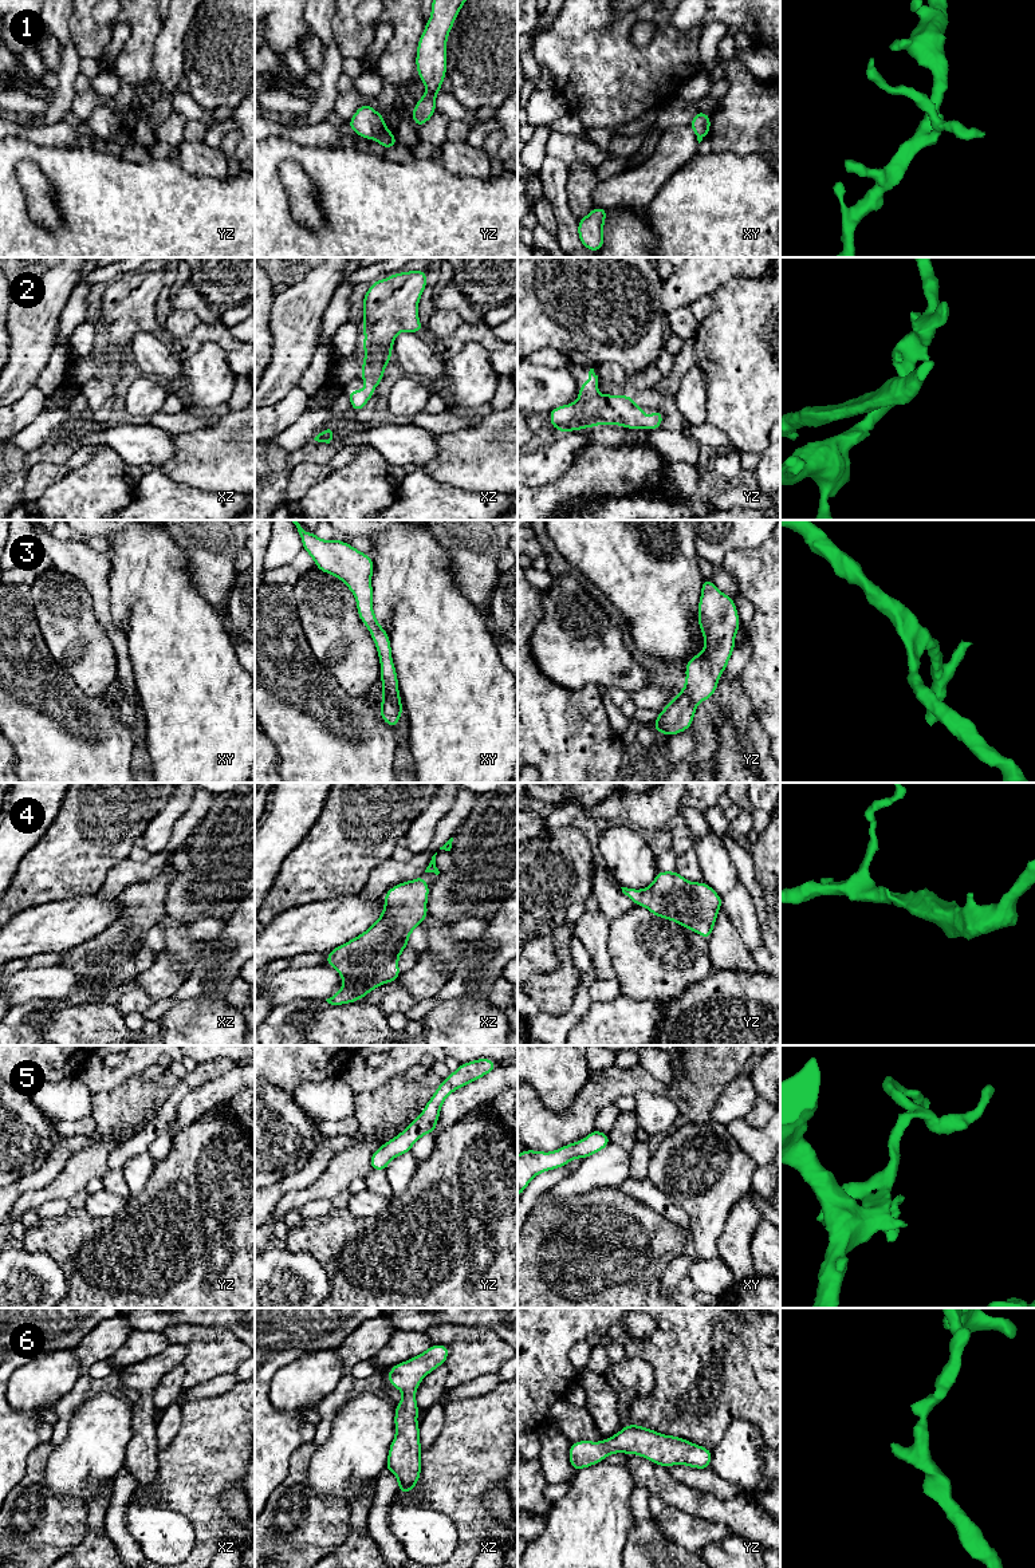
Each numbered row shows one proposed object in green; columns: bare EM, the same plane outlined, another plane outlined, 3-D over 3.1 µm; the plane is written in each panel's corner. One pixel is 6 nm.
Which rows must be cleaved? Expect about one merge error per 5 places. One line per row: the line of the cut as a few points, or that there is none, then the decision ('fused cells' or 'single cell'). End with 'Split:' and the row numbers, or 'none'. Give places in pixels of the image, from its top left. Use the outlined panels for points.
1: cut yz (385, 126), (374, 138); fused cells
2: cut none; single cell
3: cut none; single cell
4: cut none; single cell
5: cut none; single cell
6: cut none; single cell
Split: 1

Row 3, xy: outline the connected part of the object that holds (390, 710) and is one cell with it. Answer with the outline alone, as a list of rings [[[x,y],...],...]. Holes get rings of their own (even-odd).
[[[296,520],[290,521],[296,525],[303,549],[311,555],[316,568],[339,578],[354,594],[359,619],[370,631],[378,650],[383,696],[379,714],[390,728],[395,728],[402,716],[402,702],[390,639],[373,611],[371,558],[338,539],[322,540],[315,533],[306,532]]]

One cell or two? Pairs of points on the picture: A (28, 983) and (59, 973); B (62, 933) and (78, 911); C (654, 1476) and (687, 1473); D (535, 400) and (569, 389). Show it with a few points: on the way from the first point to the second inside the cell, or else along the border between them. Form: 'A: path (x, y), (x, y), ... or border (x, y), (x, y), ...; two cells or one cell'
A: path (36, 983), (51, 981); one cell
B: path (65, 928), (75, 917); one cell
C: border (666, 1468), (675, 1478), (699, 1489); two cells
D: path (543, 392), (547, 389), (561, 389); one cell

